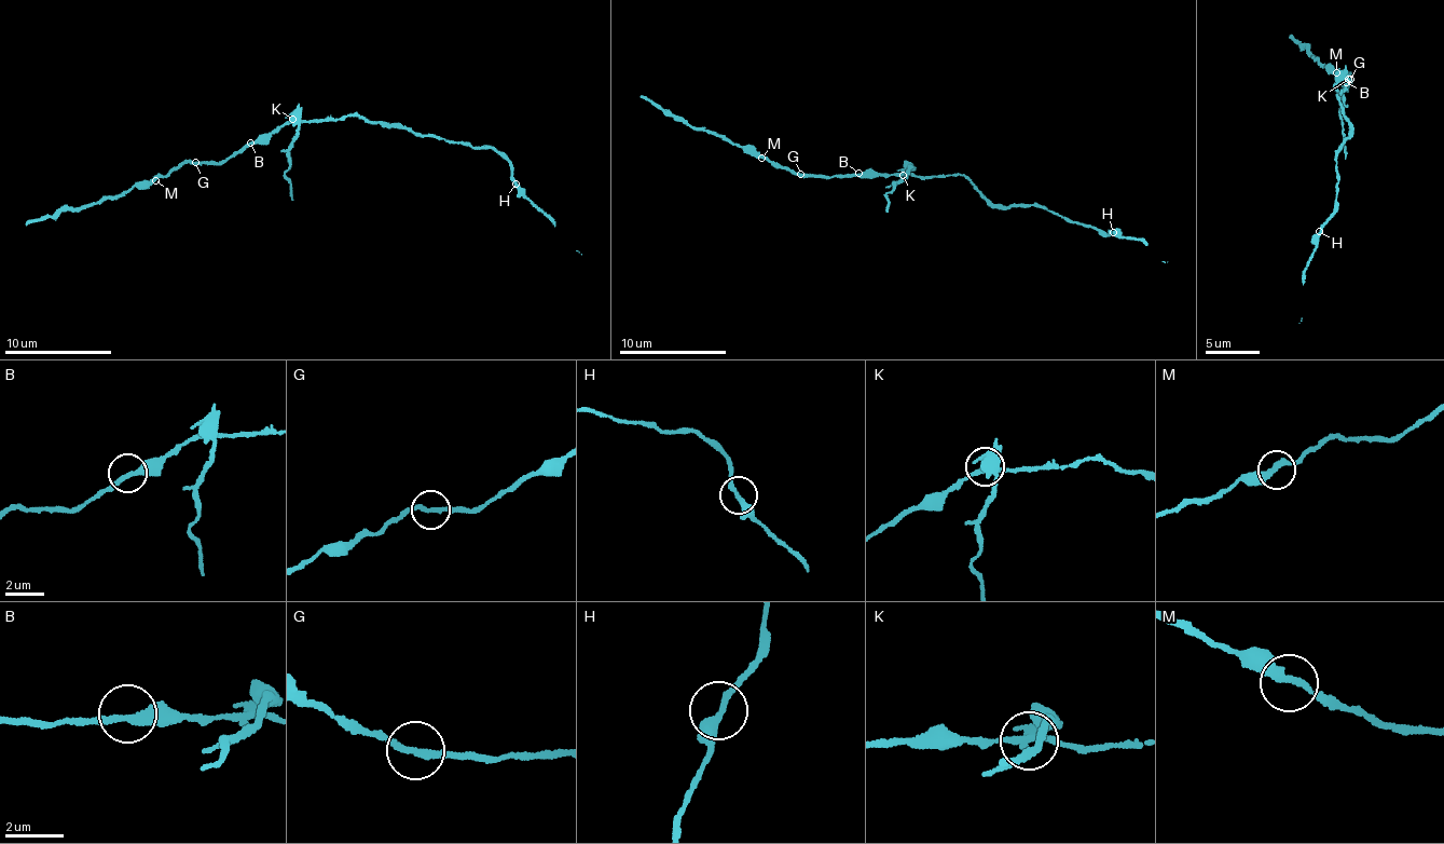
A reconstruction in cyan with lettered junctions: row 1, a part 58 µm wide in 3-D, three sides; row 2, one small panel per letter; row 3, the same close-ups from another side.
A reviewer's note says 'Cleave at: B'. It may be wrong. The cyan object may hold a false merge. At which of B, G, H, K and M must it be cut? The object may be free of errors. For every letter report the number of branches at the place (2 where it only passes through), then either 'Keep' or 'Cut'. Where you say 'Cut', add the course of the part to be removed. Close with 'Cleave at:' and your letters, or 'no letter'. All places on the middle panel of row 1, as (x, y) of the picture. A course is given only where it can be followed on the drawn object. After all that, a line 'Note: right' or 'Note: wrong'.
B: Branches: 2. Keep
G: Branches: 2. Keep
H: Branches: 2. Keep
K: Branches: 4. Cut. Course of the part to remove: (903, 175), (909, 167), (893, 191), (886, 192), (888, 213)
M: Branches: 2. Keep
Cleave at: K
Note: wrong

